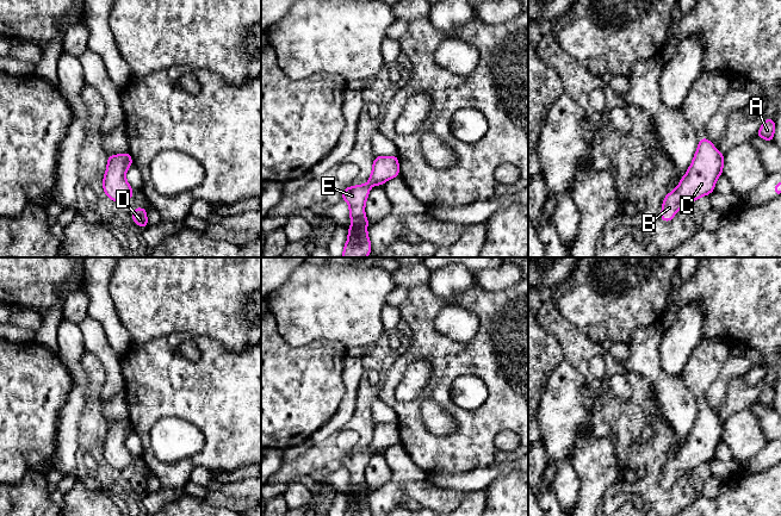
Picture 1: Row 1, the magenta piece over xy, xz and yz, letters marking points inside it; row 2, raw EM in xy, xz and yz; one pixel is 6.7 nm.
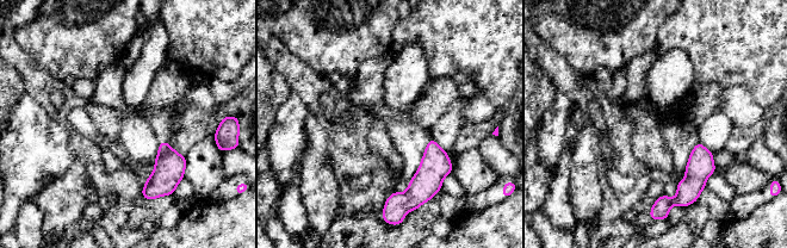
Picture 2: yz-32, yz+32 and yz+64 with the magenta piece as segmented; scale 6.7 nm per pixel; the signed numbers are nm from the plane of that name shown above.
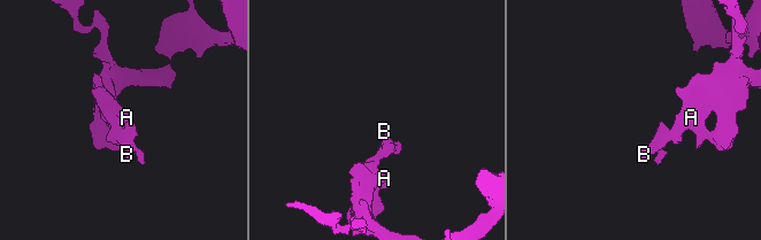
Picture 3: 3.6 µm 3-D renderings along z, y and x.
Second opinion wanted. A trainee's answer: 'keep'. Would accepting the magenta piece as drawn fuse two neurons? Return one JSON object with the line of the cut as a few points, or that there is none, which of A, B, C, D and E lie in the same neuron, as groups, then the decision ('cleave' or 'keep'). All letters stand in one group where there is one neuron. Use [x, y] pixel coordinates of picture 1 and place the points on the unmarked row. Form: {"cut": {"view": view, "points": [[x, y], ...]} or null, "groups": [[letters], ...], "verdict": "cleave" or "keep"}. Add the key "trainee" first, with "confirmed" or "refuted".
{"trainee": "confirmed", "cut": null, "groups": [["A", "B", "C", "D", "E"]], "verdict": "keep"}

